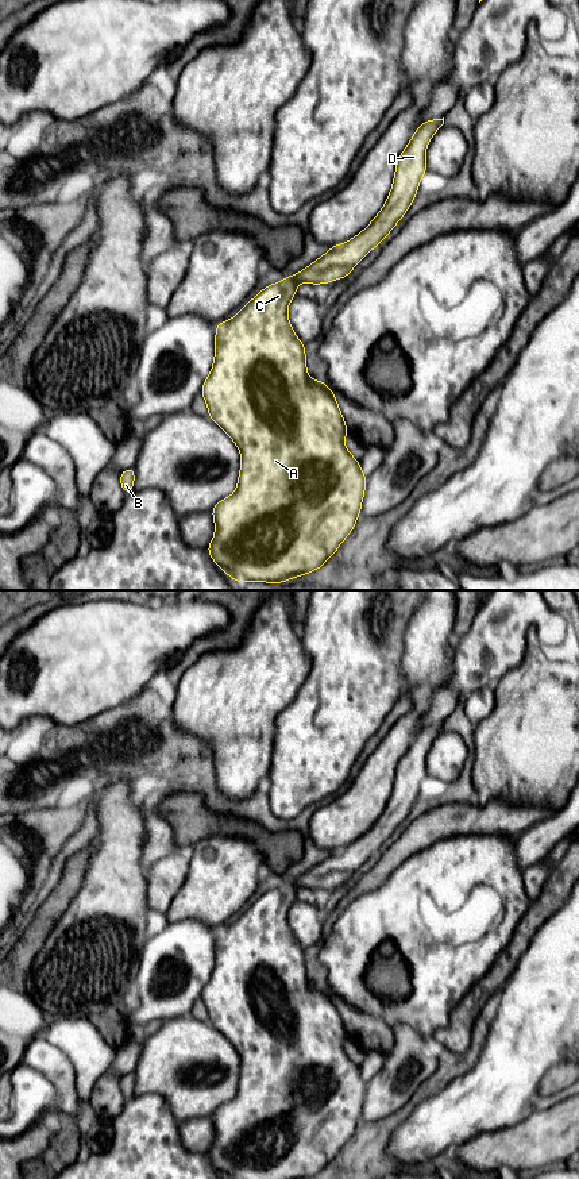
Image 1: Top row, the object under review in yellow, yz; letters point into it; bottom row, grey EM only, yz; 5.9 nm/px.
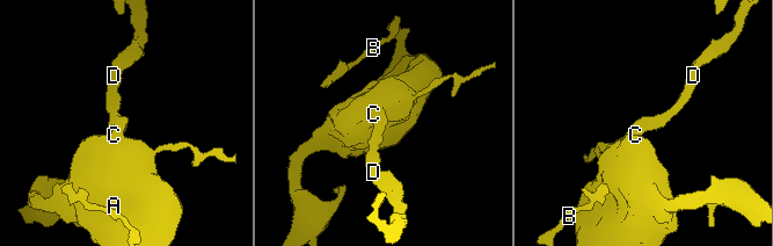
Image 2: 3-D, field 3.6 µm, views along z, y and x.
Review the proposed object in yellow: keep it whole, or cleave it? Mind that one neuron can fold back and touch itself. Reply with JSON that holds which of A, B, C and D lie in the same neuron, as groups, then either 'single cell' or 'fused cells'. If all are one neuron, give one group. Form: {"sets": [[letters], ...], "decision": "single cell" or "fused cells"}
{"sets": [["A", "B", "C", "D"]], "decision": "single cell"}

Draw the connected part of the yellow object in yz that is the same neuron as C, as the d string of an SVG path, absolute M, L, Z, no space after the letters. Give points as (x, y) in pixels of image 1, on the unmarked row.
M431 724L424 727L414 737L409 750L405 752L395 770L395 781L393 785L393 793L387 801L387 805L375 824L355 843L350 844L344 849L335 849L321 863L316 864L312 870L301 875L296 881L286 881L283 886L271 889L262 894L248 909L246 909L232 925L224 925L216 931L215 943L215 967L211 974L209 982L204 986L201 999L208 1010L208 1022L211 1022L220 1033L223 1033L238 1051L242 1060L242 1071L238 1082L238 1093L235 1098L221 1106L219 1106L211 1116L215 1125L215 1141L206 1152L213 1167L227 1179L309 1179L321 1172L339 1153L341 1147L354 1134L358 1121L362 1114L362 1105L364 1101L367 1082L360 1075L360 1067L356 1066L346 1053L344 1043L348 1039L347 1030L341 1021L339 1009L335 1005L335 998L323 986L313 986L306 979L306 963L305 949L297 944L294 936L287 924L287 910L290 905L297 899L296 893L300 887L308 887L312 890L329 889L336 883L346 883L348 878L364 863L364 860L373 854L378 852L381 845L390 839L393 832L402 824L408 813L412 810L420 785L424 778L428 777L425 768L426 751L431 747L433 739L444 729L443 724Z

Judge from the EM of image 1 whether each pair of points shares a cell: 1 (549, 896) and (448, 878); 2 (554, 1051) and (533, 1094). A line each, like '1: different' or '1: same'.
1: different
2: same

